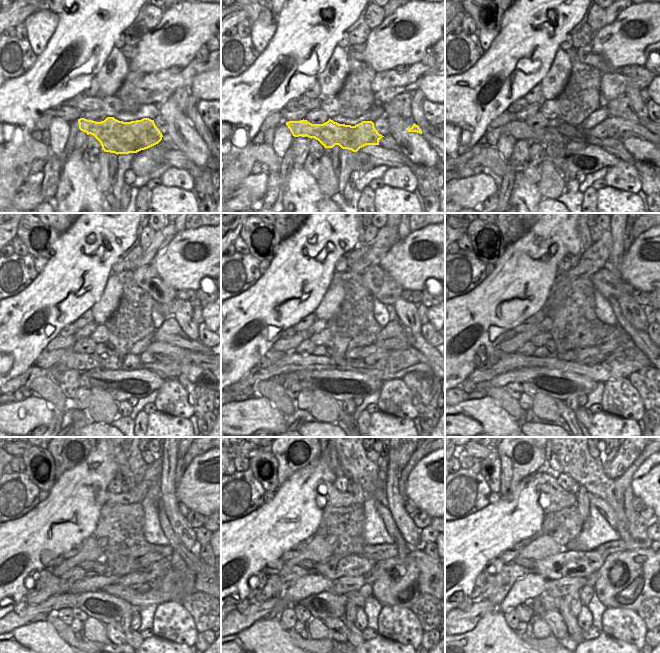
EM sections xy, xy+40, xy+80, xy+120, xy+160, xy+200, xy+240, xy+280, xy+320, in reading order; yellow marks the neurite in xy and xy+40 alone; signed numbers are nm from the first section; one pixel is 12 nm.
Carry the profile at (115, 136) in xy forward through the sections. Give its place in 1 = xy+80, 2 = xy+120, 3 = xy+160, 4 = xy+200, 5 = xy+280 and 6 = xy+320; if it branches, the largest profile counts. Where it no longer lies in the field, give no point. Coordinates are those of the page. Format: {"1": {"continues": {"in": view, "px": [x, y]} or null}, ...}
{"1": {"continues": {"in": "xy+80", "px": [564, 133]}}, "2": {"continues": {"in": "xy+120", "px": [70, 359]}}, "3": {"continues": {"in": "xy+160", "px": [397, 363]}}, "4": {"continues": {"in": "xy+200", "px": [626, 358]}}, "5": {"continues": {"in": "xy+280", "px": [274, 585]}}, "6": {"continues": {"in": "xy+320", "px": [485, 595]}}}

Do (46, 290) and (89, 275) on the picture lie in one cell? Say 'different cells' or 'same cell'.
same cell

